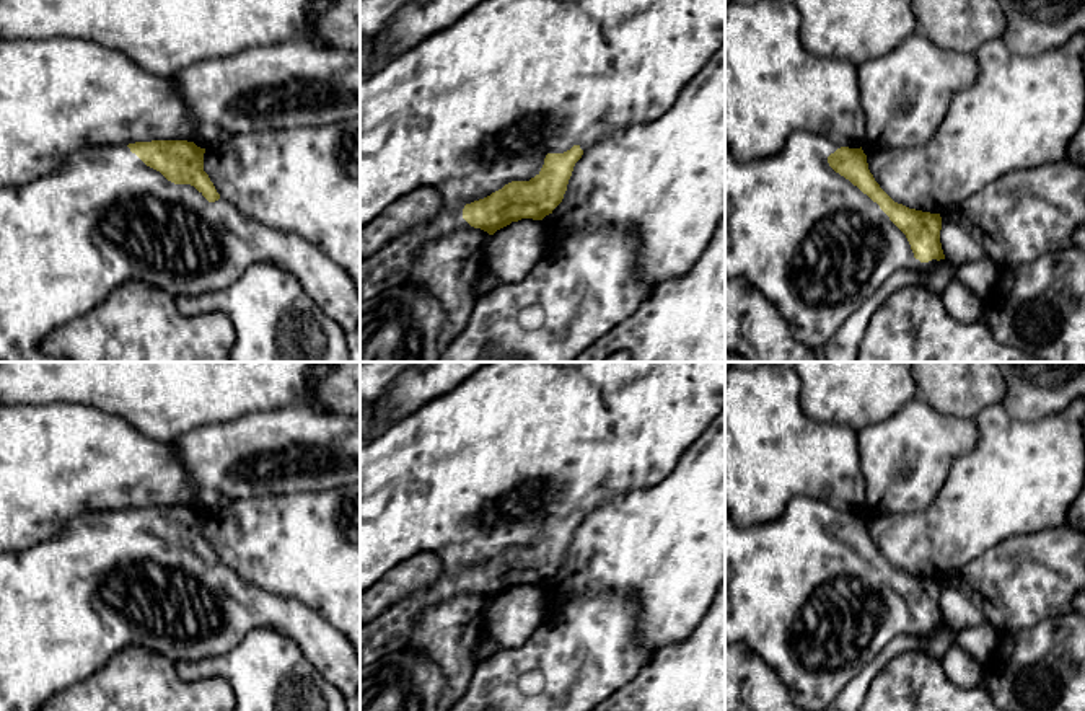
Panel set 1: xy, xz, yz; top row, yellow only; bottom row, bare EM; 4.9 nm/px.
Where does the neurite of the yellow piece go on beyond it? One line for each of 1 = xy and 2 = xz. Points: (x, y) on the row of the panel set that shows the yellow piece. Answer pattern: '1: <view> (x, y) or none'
1: xy (103, 219)
2: xz (478, 105)

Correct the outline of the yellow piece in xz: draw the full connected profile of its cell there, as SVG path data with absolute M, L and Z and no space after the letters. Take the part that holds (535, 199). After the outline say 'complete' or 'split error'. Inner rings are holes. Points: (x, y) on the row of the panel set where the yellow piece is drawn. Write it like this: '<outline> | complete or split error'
M484 0L451 26L430 34L411 51L360 80L360 228L414 189L433 188L441 196L441 214L435 220L360 259L360 302L370 300L386 289L406 285L417 254L433 238L469 225L494 235L512 222L542 220L552 214L564 199L575 163L606 130L648 124L663 116L679 98L683 88L723 44L725 0Z | split error

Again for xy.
M152 140L129 145L94 145L67 155L57 170L24 184L0 188L0 362L68 362L64 357L46 354L41 342L57 328L93 310L121 285L140 280L173 298L197 297L228 289L256 263L272 263L293 274L314 303L332 318L345 333L360 323L360 294L342 266L332 261L316 245L297 233L270 228L256 219L244 219L236 207L220 197L209 174L204 171L205 148L187 140Z | split error

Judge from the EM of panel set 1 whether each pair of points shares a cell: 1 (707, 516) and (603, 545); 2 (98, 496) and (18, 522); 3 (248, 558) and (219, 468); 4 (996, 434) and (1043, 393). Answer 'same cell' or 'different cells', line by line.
1: same cell
2: same cell
3: different cells
4: different cells

